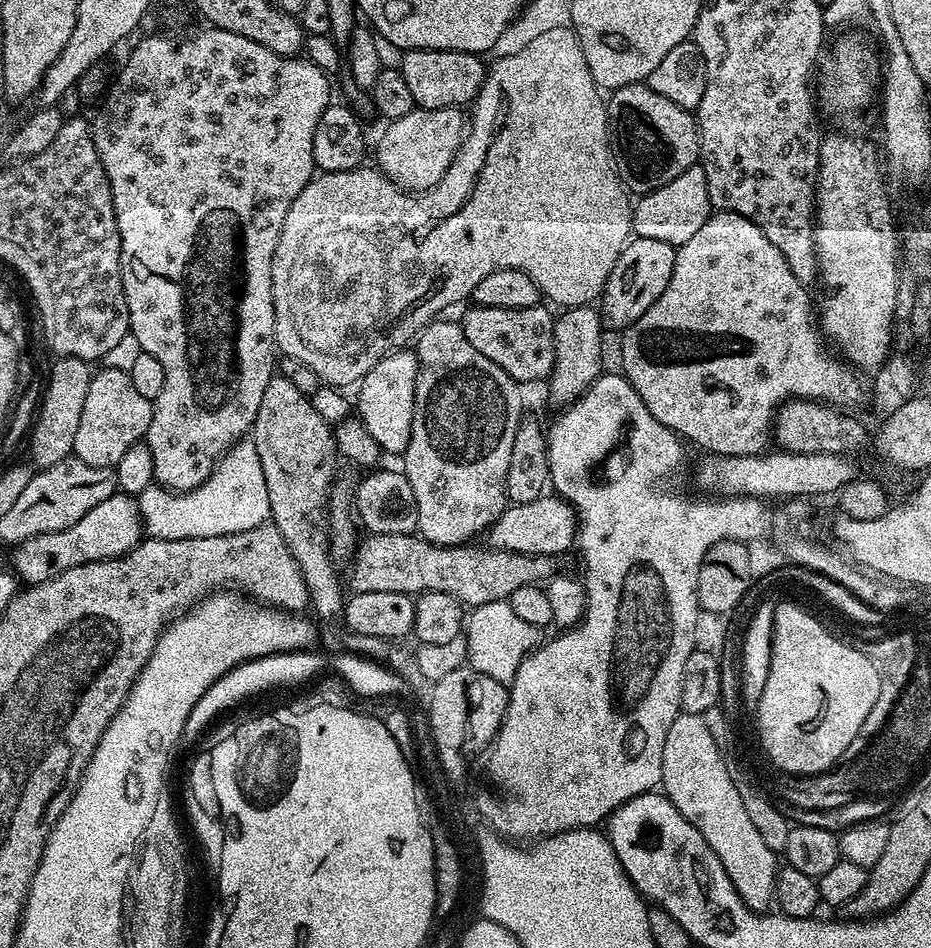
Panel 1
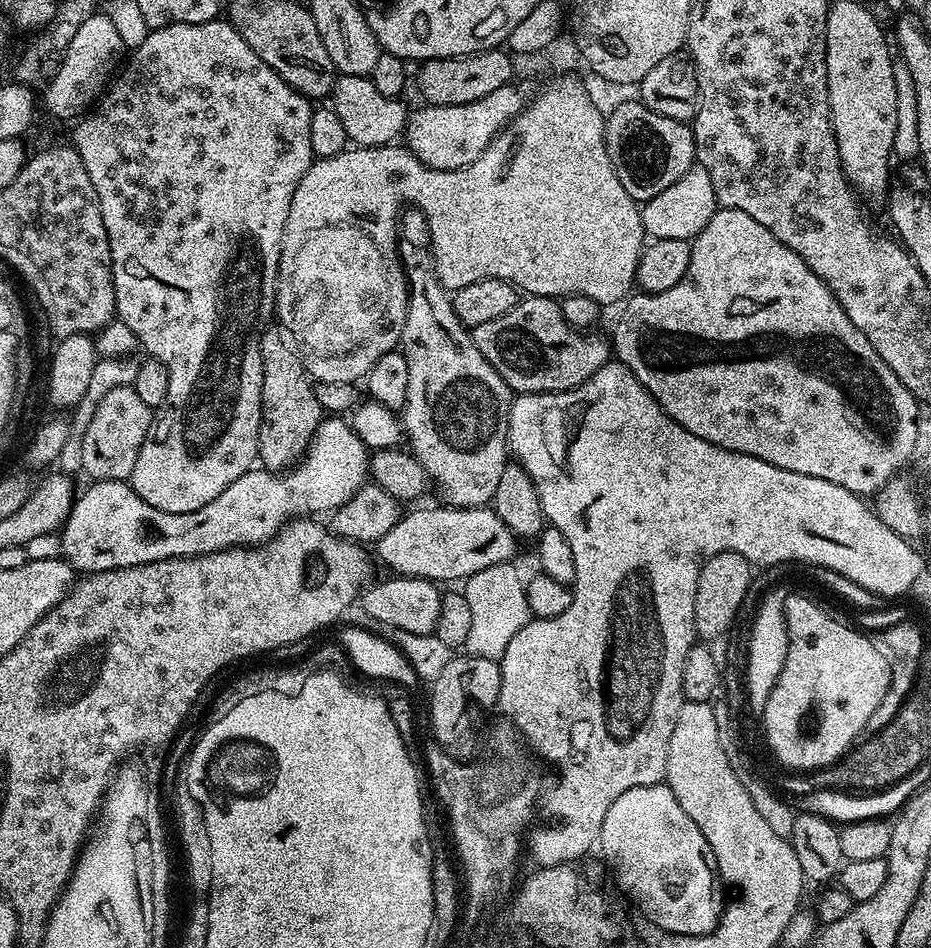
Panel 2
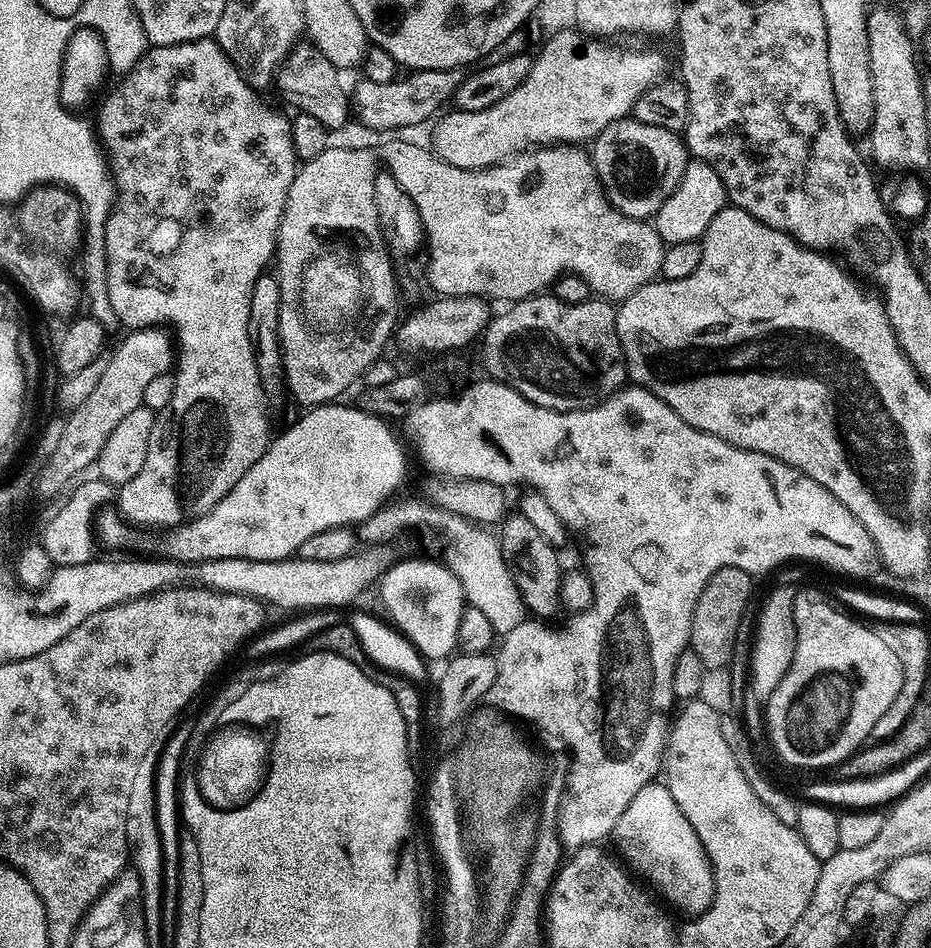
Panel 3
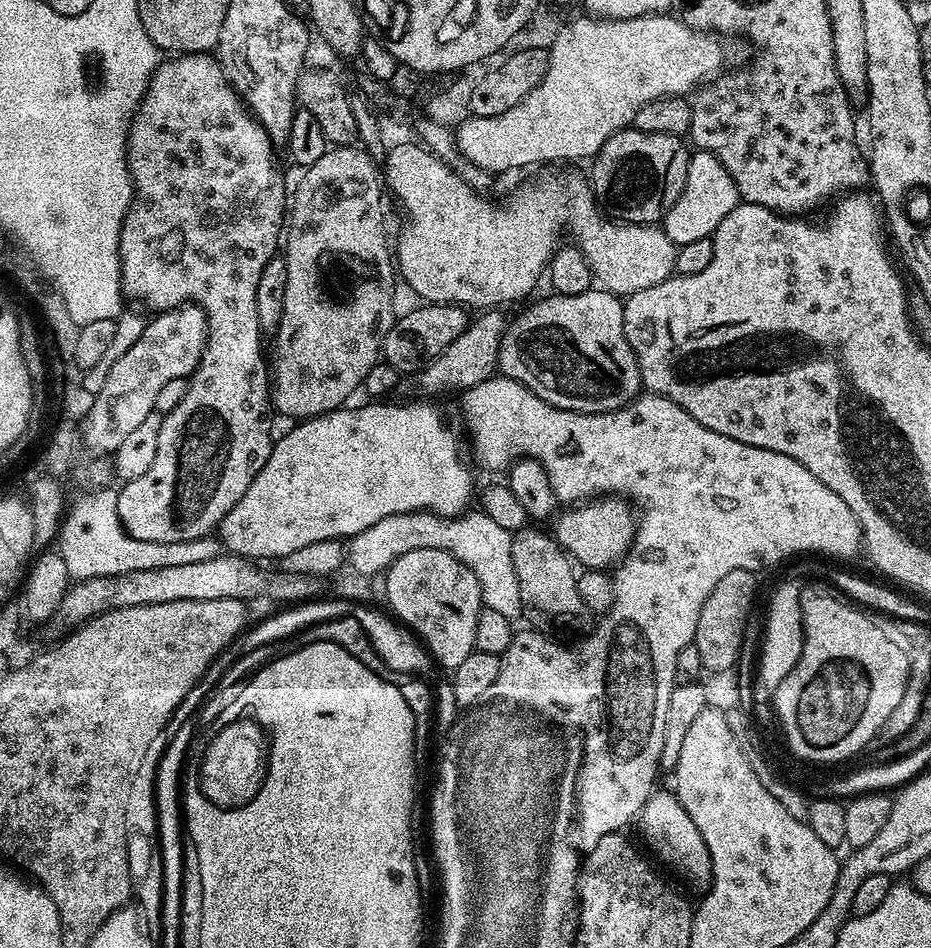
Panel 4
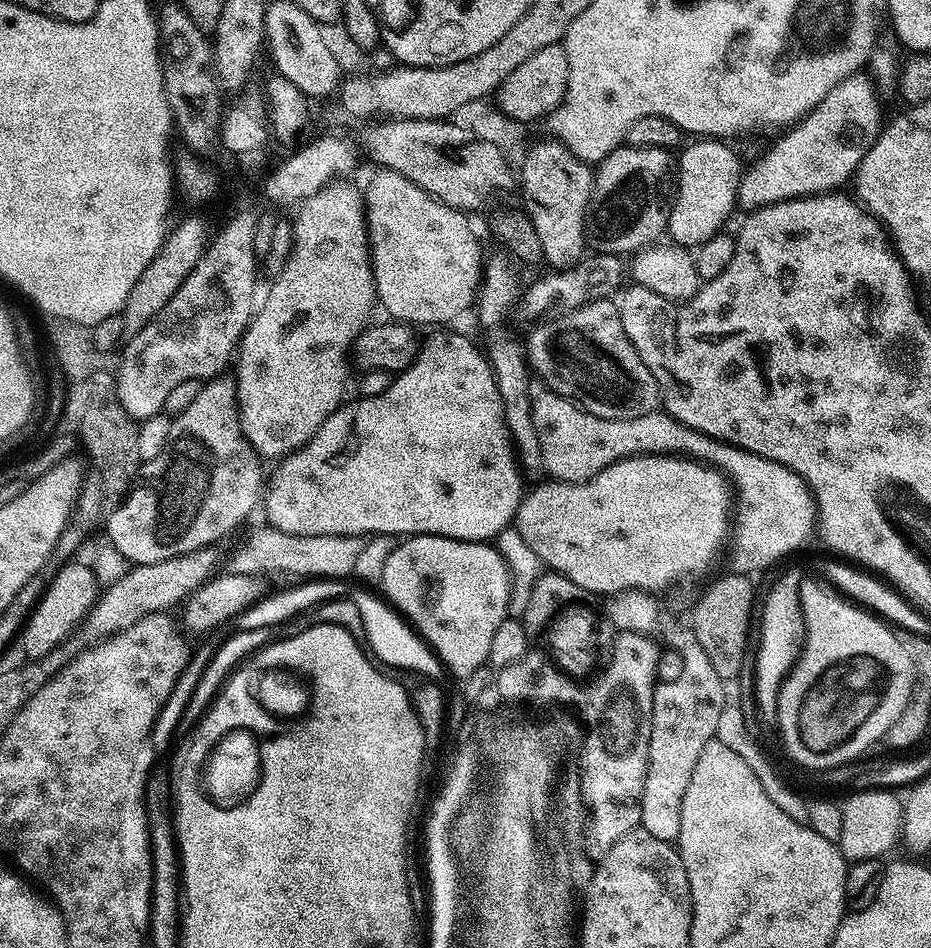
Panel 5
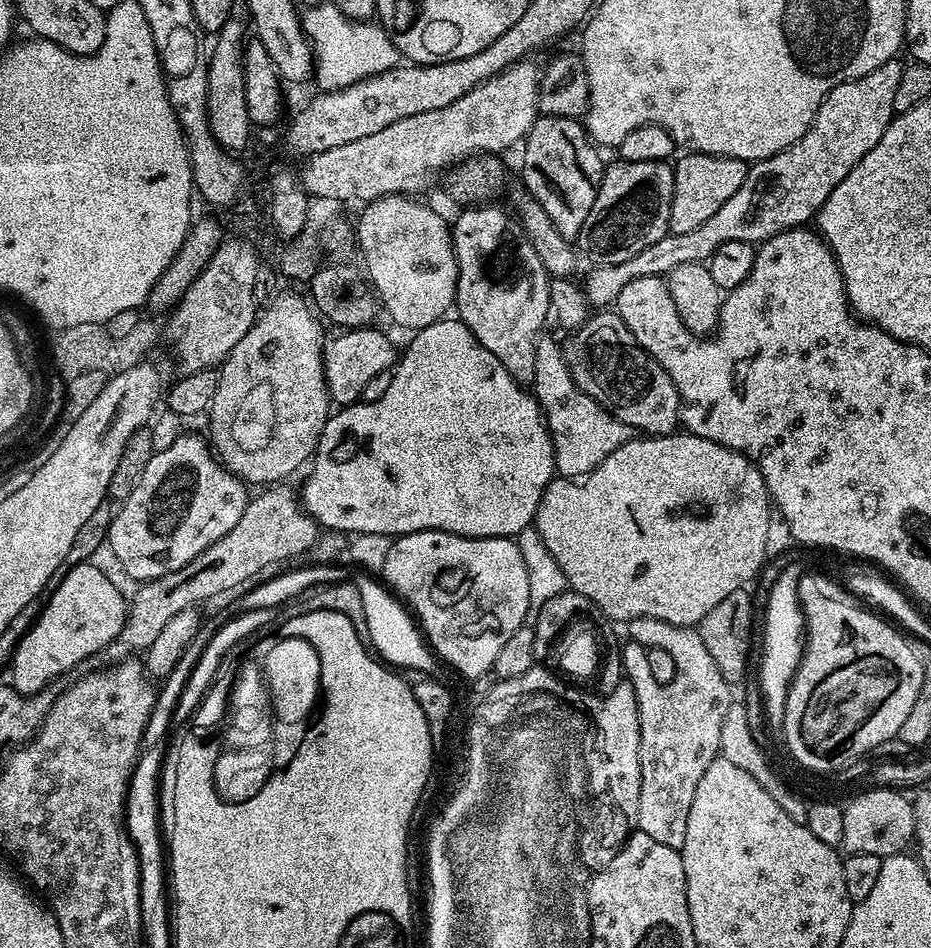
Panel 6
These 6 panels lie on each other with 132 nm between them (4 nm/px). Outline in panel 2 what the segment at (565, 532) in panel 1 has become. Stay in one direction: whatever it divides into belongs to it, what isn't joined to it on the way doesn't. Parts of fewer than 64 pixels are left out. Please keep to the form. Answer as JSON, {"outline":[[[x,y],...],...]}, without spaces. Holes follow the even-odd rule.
{"outline":[[[439,506],[440,508],[416,508],[413,512],[405,511],[400,521],[390,526],[390,534],[377,540],[374,545],[374,556],[389,568],[389,573],[396,576],[417,576],[420,580],[457,580],[463,582],[468,577],[478,574],[478,570],[486,570],[486,566],[507,564],[516,552],[518,538],[498,518],[498,514],[490,506],[483,508],[454,508]]]}

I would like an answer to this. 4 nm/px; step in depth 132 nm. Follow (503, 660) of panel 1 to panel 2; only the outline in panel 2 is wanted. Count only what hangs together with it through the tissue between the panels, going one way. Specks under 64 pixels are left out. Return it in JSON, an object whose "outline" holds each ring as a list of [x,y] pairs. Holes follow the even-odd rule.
{"outline":[[[511,563],[486,566],[486,570],[478,570],[478,574],[463,581],[462,593],[472,613],[470,634],[466,637],[464,648],[473,656],[499,661],[506,646],[510,646],[510,638],[514,638],[514,634],[533,619],[527,605],[525,581],[520,580],[512,567]]]}

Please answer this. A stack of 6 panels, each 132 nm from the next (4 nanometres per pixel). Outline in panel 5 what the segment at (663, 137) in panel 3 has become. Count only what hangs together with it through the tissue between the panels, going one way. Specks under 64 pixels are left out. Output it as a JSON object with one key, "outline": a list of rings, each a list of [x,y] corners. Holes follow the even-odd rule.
{"outline":[[[621,146],[601,160],[594,172],[592,199],[588,202],[586,236],[597,253],[635,253],[659,241],[668,227],[668,211],[674,196],[674,156],[667,148],[634,148]]]}

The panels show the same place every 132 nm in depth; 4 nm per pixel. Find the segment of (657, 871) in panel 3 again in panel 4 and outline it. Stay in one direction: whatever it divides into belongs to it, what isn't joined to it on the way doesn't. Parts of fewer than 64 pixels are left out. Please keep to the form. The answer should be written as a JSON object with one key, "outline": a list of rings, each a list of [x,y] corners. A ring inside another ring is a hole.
{"outline":[[[653,793],[646,802],[638,817],[638,825],[644,831],[644,840],[656,851],[655,859],[669,864],[680,876],[693,880],[696,884],[707,885],[712,879],[712,855],[704,839],[698,834],[694,822],[686,814],[682,802],[678,802],[675,794]]]}

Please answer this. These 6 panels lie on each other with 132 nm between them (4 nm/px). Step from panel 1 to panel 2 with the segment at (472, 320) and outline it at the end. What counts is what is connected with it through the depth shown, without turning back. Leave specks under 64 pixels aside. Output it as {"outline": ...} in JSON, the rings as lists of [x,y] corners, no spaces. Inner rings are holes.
{"outline":[[[525,295],[502,318],[494,318],[482,326],[471,329],[474,346],[498,370],[500,377],[506,381],[513,393],[525,392],[565,392],[571,388],[582,386],[582,382],[589,380],[604,364],[610,360],[610,340],[607,335],[599,336],[596,330],[581,330],[573,328],[566,318],[562,318],[559,303],[550,296]]]}

